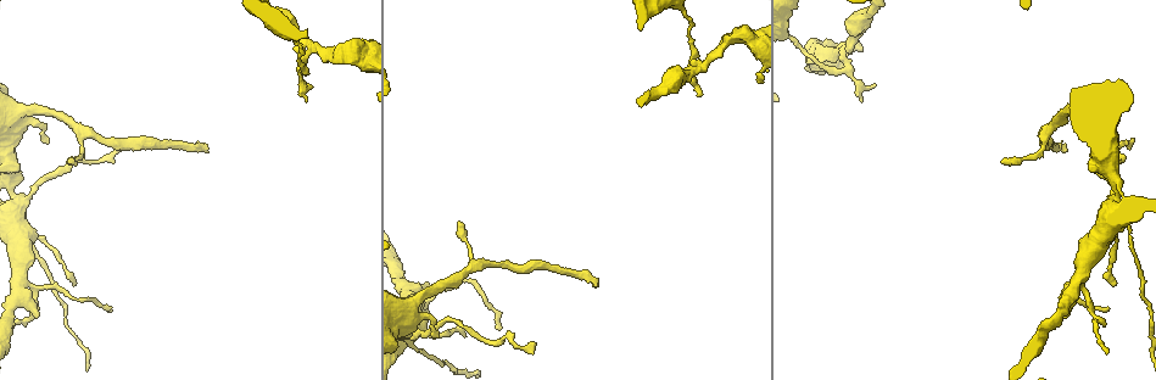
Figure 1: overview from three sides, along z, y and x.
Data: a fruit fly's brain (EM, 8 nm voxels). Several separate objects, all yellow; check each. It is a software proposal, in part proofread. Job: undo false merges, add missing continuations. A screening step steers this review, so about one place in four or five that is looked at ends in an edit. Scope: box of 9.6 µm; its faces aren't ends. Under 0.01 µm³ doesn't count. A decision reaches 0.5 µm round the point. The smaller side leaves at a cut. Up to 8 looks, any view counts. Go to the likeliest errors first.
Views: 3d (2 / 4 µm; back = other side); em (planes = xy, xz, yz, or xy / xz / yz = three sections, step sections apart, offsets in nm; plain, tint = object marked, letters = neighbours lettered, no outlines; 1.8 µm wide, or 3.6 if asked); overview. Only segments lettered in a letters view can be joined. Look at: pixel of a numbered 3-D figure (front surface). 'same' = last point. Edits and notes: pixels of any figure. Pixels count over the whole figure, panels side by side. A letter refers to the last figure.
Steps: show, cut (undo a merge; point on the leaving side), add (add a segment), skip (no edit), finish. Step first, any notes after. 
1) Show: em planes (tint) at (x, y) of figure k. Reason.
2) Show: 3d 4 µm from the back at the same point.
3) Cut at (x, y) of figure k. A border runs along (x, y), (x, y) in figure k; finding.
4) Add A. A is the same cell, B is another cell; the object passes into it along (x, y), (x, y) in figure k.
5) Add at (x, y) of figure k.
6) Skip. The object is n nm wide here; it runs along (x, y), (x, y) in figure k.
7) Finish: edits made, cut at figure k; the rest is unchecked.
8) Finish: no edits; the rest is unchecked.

Show: em planes (letters) at (32, 286) of figure 1. Abrupt turn.

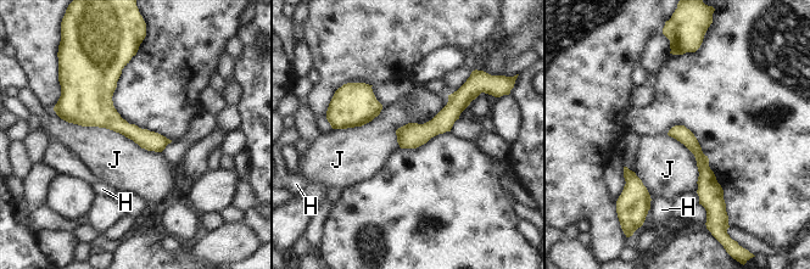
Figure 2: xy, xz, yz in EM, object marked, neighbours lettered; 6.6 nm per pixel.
Skip. The longest contact is with J, 750 nm; H and J are other cells; a border runs along (54, 111), (161, 152) in figure 2; all the same neuron.

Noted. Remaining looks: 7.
Show: 3d 2 µm at (698, 62) of figure 1.

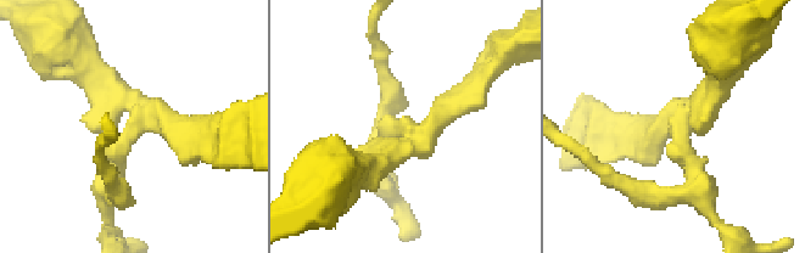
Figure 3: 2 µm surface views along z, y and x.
Show: em planes (tint) at (682, 115) of figure 3. 3 arms meet here.

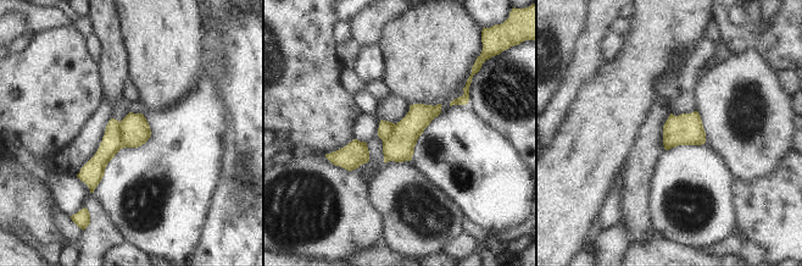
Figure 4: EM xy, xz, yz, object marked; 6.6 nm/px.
Show: em planes (letters) at the same point. See the neighbours.

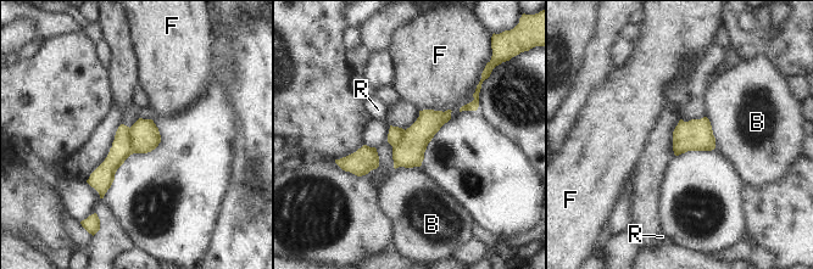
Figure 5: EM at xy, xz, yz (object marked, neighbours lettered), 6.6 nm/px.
Cut at (122, 147) of figure 5. The longest contact is with F, 220 nm; B, F and R are other cells; two neurons meet here.

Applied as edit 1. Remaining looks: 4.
Show: 3d 2 µm at (204, 150) of figure 1. Free end.

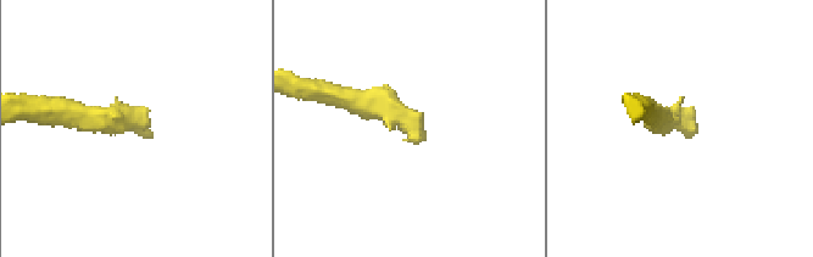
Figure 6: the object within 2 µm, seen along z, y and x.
Show: em planes (letters) at (414, 141) of figure 6.

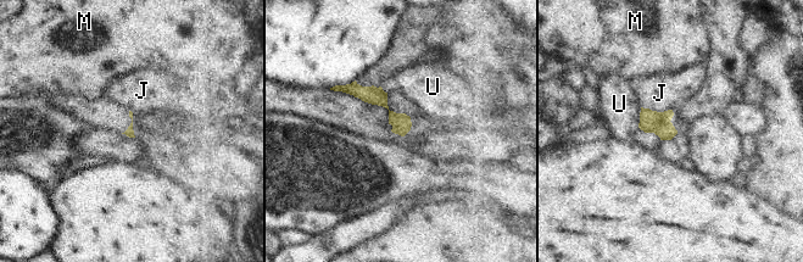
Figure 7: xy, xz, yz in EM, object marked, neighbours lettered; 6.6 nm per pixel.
Skip. J, M and U are other cells; no lettered segment goes on from it.

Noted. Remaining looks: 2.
Finish: edits made, cut at figure 5; the rest is unchecked.

